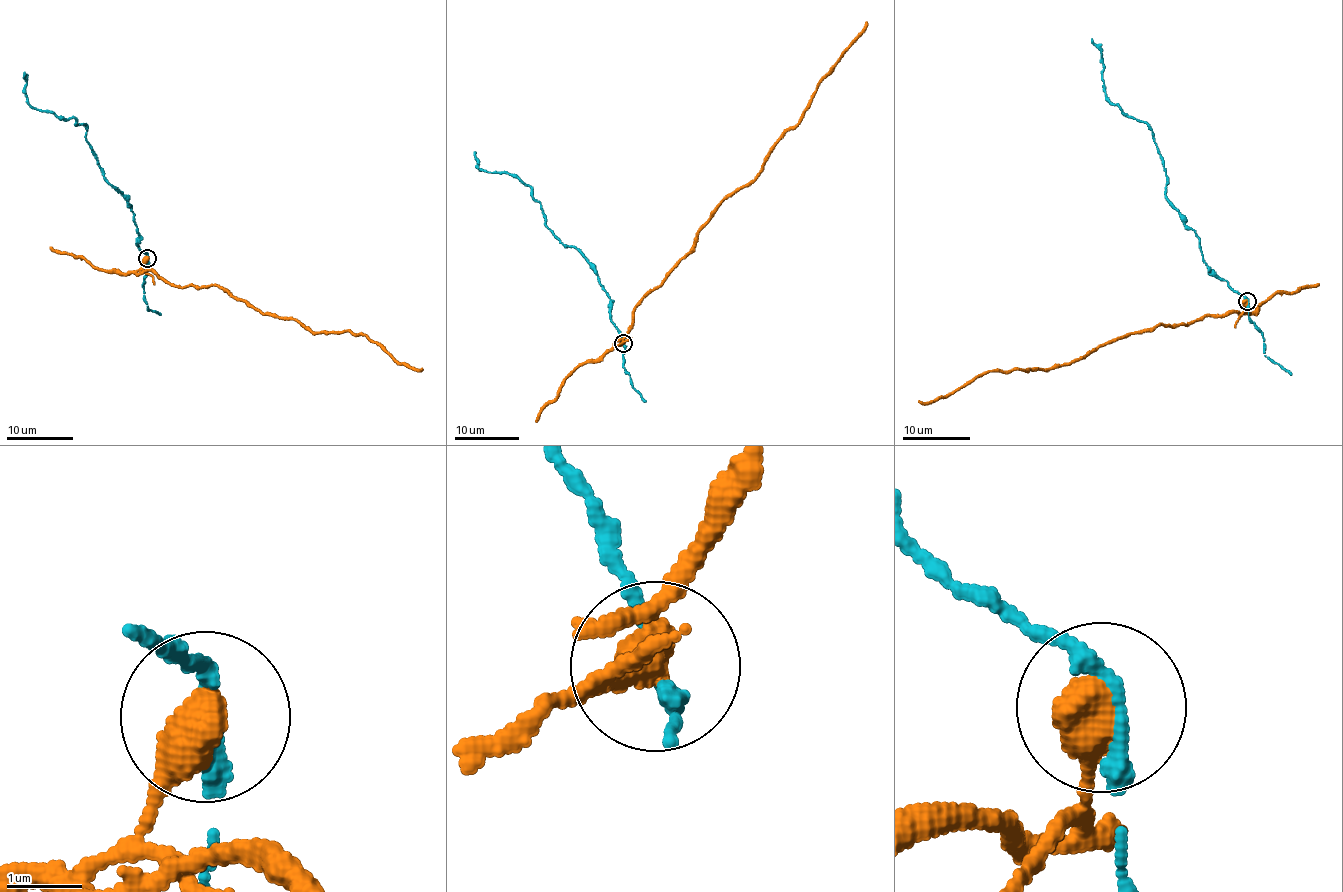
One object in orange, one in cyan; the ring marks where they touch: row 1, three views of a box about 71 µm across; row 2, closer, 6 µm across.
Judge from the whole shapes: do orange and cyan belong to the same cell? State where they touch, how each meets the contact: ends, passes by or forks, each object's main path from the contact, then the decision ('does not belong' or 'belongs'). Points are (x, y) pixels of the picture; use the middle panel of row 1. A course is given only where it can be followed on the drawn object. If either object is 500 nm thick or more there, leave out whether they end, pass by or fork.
(623, 343) | orange via (623, 343), (633, 308), (689, 251), (711, 211), (755, 177), (866, 22) | cyan via (623, 345), (594, 268), (545, 224), (528, 185), (506, 172), (482, 170), (473, 152) | does not belong

